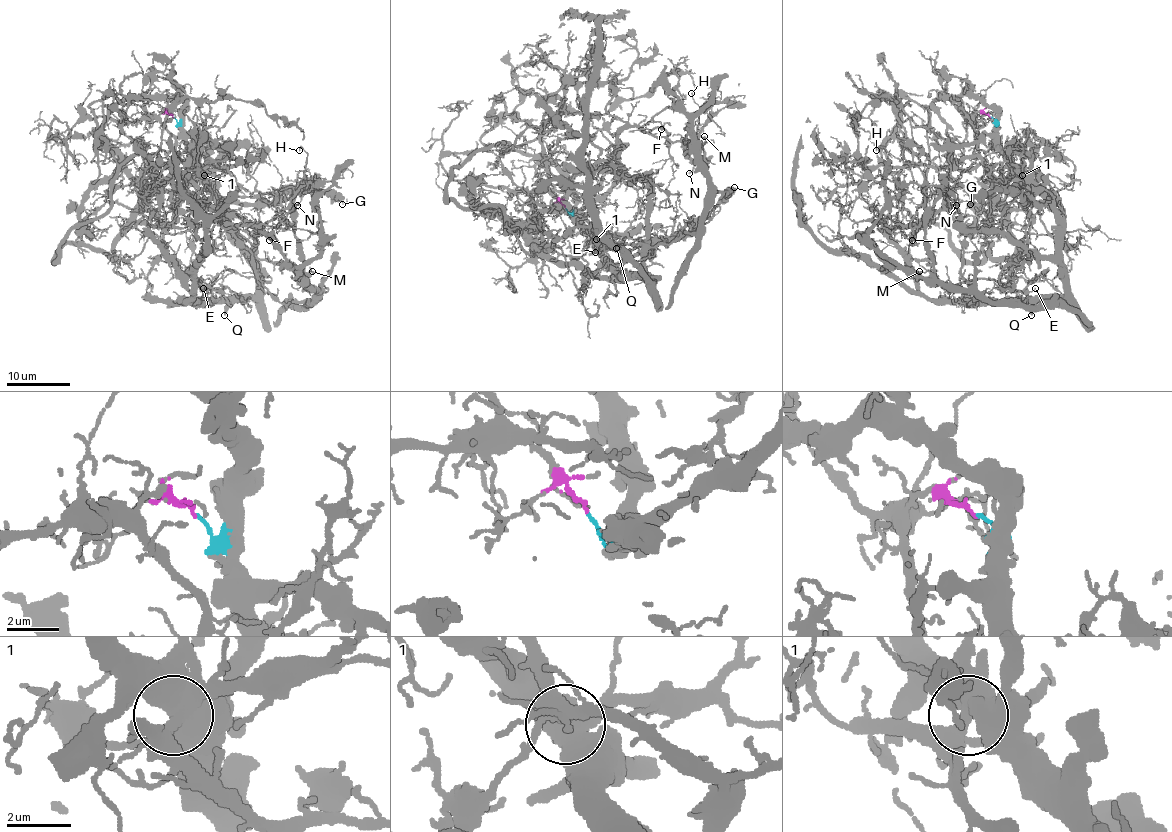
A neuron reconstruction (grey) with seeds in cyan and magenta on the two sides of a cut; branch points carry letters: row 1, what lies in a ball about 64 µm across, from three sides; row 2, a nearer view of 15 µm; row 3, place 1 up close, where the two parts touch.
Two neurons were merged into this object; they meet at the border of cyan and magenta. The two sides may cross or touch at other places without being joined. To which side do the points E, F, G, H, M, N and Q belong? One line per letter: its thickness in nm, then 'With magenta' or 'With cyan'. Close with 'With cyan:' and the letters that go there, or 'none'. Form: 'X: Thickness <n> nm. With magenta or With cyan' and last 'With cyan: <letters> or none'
E: Thickness 130 nm. With magenta
F: Thickness 150 nm. With magenta
G: Thickness 90 nm. With cyan
H: Thickness 130 nm. With magenta
M: Thickness 130 nm. With cyan
N: Thickness 140 nm. With magenta
Q: Thickness 300 nm. With cyan
With cyan: G, M, Q

